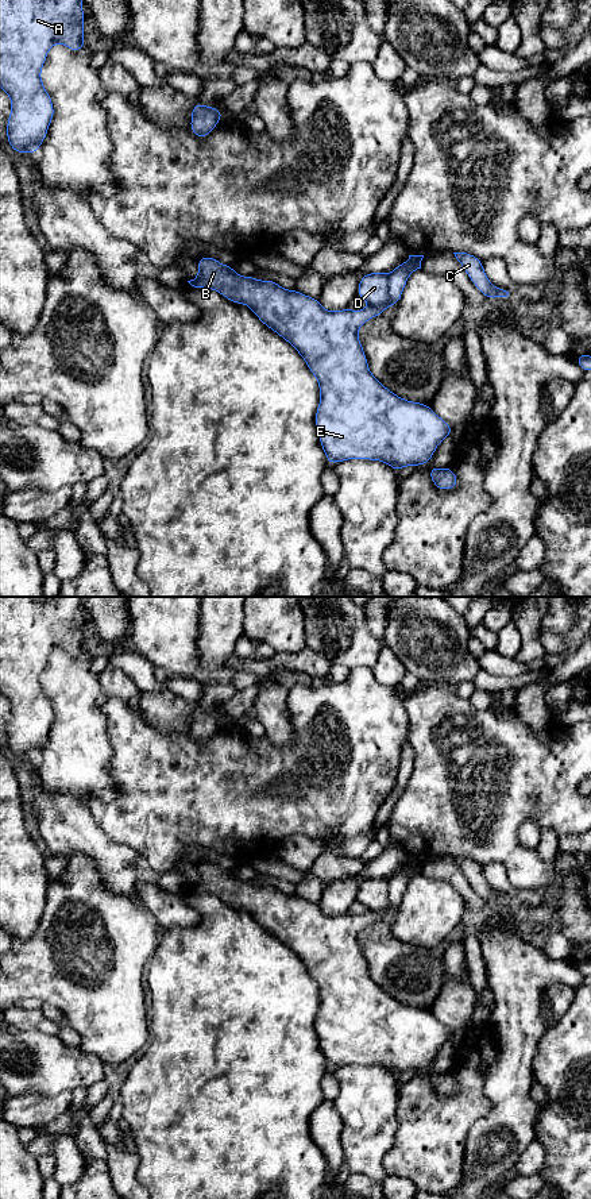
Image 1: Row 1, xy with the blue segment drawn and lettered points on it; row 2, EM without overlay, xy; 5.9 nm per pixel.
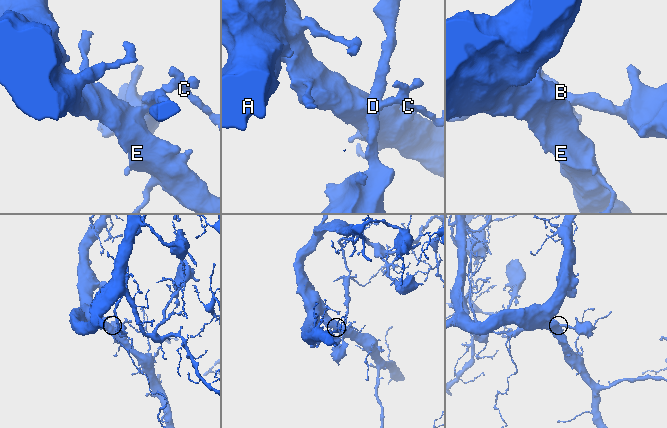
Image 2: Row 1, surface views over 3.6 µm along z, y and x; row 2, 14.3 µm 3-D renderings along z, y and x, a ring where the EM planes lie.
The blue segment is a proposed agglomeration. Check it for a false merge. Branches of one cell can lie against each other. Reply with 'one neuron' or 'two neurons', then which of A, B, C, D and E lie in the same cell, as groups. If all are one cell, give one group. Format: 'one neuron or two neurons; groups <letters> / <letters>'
two neurons; groups A B C E / D

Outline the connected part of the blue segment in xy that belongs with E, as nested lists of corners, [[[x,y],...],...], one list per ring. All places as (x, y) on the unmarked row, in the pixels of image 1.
[[[409,860],[405,868],[398,870],[389,879],[390,905],[385,910],[368,910],[363,915],[345,913],[331,917],[317,903],[296,894],[286,895],[273,884],[242,882],[233,871],[225,871],[212,861],[197,864],[198,880],[188,887],[194,892],[217,895],[235,909],[246,909],[266,932],[304,963],[318,986],[320,1009],[314,1029],[328,1069],[368,1064],[385,1067],[398,1077],[402,1072],[428,1068],[440,1046],[455,1036],[430,1011],[398,1002],[371,979],[358,934],[370,924],[383,920],[387,911],[398,909],[409,880],[421,874],[422,863],[424,860]]]

